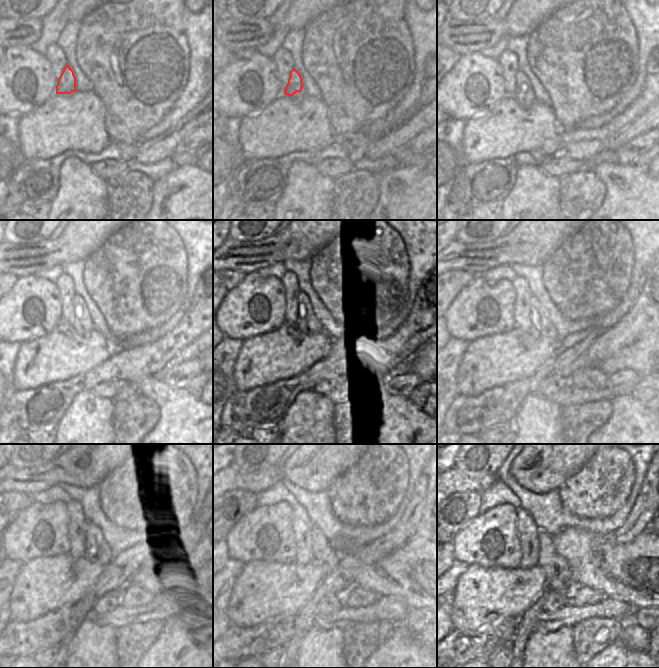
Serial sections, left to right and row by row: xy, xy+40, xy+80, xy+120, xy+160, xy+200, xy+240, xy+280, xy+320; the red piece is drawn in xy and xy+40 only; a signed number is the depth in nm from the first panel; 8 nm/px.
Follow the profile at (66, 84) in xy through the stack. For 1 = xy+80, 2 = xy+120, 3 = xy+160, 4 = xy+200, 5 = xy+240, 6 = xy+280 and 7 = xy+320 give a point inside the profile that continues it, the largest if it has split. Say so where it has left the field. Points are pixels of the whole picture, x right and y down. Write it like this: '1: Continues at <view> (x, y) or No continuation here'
1: Continues at xy+80 (522, 83)
2: Continues at xy+120 (78, 302)
3: Continues at xy+160 (305, 310)
4: Continues at xy+200 (543, 327)
5: Continues at xy+240 (97, 550)
6: Continues at xy+280 (323, 553)
7: Continues at xy+320 (558, 573)

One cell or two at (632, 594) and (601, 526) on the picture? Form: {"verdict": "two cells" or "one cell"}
{"verdict": "two cells"}

